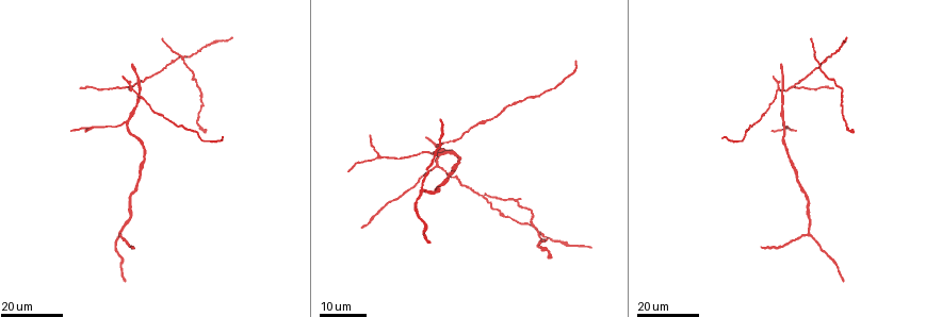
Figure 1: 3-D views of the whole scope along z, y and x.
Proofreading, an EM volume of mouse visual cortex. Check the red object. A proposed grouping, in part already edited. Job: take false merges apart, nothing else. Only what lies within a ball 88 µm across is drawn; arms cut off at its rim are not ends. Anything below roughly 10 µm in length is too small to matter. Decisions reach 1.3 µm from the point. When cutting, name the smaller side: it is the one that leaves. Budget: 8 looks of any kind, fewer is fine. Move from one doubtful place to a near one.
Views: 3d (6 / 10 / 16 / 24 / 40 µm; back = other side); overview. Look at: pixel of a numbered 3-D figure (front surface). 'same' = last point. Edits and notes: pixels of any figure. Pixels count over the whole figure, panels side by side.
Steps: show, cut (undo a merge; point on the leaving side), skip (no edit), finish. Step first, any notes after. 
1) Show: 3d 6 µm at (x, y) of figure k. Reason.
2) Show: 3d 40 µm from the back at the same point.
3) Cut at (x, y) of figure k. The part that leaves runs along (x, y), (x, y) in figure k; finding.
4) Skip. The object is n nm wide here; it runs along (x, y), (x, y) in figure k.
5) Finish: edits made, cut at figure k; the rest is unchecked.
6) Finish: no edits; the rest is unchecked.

Show: 3d 24 µm at (810, 236) of figure 1. A fork.

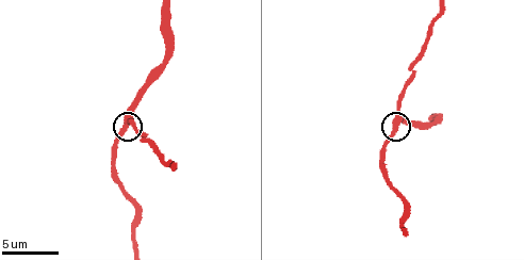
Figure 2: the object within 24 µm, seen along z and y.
Show: 3d 6 µm at (127, 119) of figure 2.

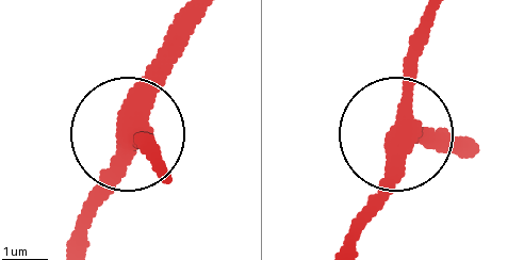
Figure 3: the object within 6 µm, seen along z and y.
Skip. It runs along (470, 148), (400, 125), (400, 68), (420, 37) in figure 3; all the same neuron.

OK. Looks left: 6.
Show: 3d 16 µm at (437, 166) of figure 1. Thin arm on a thick one.

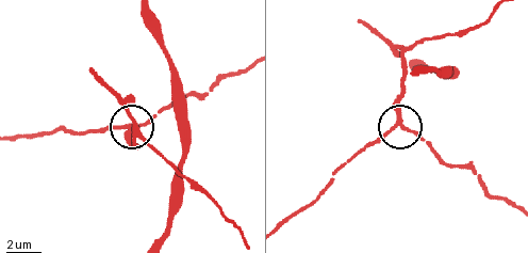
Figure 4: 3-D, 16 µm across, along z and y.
Show: 3d 6 µm at (131, 126) of figure 4.

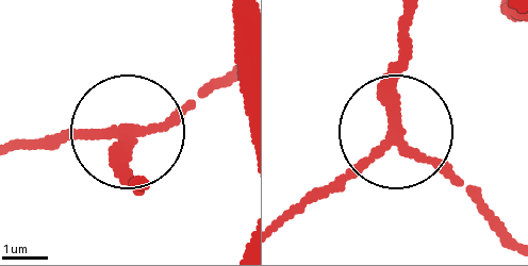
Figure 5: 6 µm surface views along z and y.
Skip. 3 arms meet here; continuous, no second neuron.

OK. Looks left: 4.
Show: 3d 24 µm at (776, 89) of figure 1. Three arms meet.

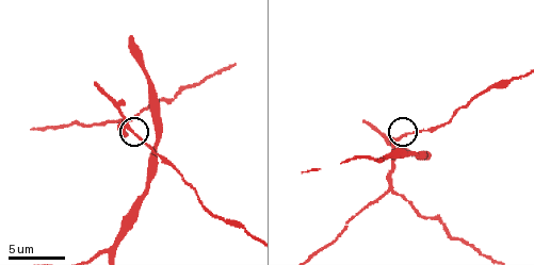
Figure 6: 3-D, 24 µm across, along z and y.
Show: 3d 10 µm at (134, 131) of figure 6.

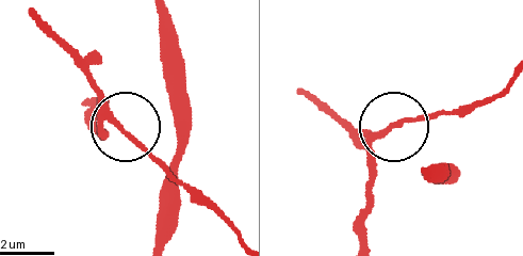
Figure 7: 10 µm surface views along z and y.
Skip. All the same neuron.

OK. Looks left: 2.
Show: 3d 16 µm at (842, 104) of figure 1. A narrow waist.

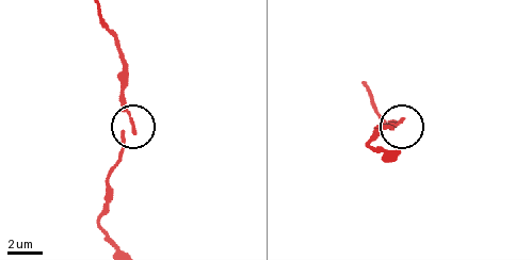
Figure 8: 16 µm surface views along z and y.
Show: 3d 6 µm at (123, 134) of figure 8. Zoom in.

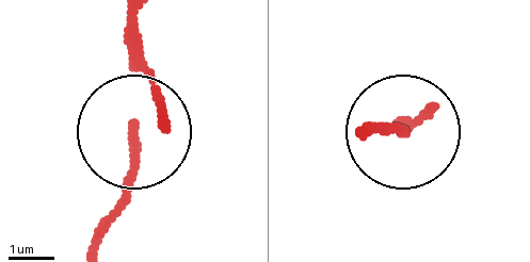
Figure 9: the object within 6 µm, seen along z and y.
Skip. It runs along (138, 21), (157, 113), (103, 234) in figure 9; continuous, no second neuron.

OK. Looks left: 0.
Finish: no edits; the rest is unchecked.

